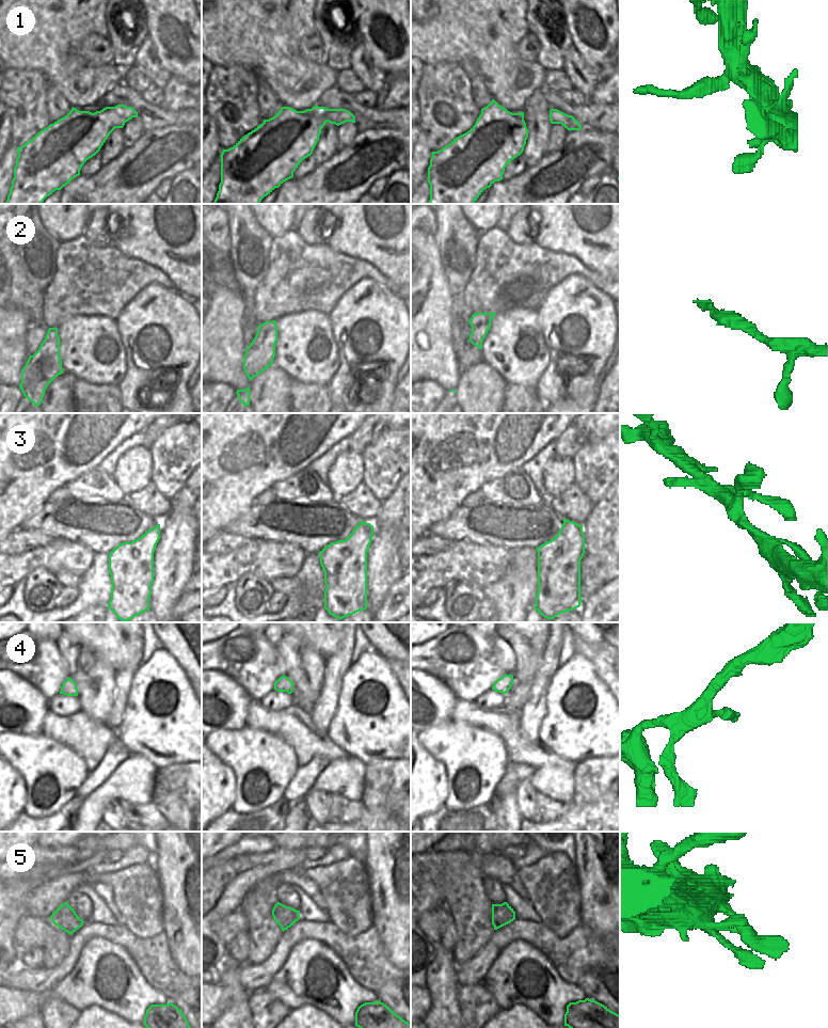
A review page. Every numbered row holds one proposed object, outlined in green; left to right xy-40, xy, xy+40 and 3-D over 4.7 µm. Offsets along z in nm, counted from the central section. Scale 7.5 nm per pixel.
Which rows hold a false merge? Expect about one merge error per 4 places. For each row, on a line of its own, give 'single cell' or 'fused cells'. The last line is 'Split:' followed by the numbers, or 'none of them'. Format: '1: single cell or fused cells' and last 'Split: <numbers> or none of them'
1: single cell
2: single cell
3: single cell
4: fused cells
5: single cell
Split: 4

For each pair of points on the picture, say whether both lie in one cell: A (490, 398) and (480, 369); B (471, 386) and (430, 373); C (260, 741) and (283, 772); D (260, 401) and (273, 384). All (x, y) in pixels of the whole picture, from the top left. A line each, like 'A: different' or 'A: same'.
A: same
B: different
C: same
D: same

